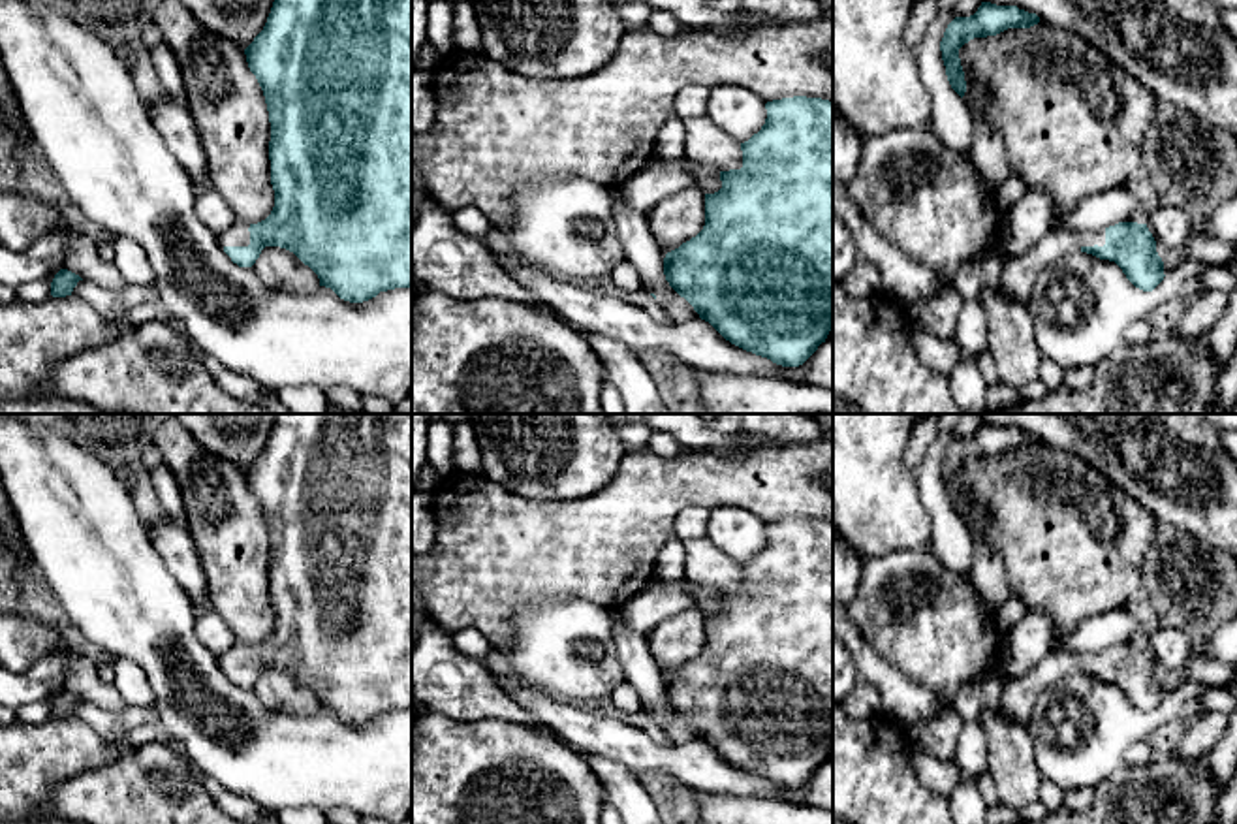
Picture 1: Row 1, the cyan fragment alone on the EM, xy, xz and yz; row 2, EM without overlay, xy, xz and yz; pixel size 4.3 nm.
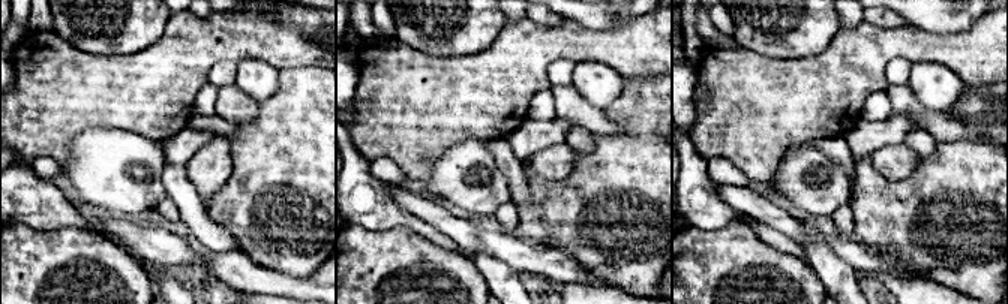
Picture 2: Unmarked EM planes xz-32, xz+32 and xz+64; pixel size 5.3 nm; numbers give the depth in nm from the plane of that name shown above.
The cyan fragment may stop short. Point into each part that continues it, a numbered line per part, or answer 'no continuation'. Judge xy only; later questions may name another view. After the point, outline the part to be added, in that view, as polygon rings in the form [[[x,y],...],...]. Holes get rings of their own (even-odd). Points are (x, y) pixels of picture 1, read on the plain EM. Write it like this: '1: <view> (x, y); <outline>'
1: xy (237, 657); [[[235,643],[231,649],[227,649],[222,657],[218,657],[220,668],[248,668],[250,666],[250,645],[246,643]]]

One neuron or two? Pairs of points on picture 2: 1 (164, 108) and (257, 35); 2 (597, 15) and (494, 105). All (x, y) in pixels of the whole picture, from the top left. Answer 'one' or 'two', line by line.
1: one
2: two

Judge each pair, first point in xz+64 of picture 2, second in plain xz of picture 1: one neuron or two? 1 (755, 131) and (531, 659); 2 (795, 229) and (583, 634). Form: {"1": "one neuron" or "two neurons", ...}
{"1": "two neurons", "2": "two neurons"}

